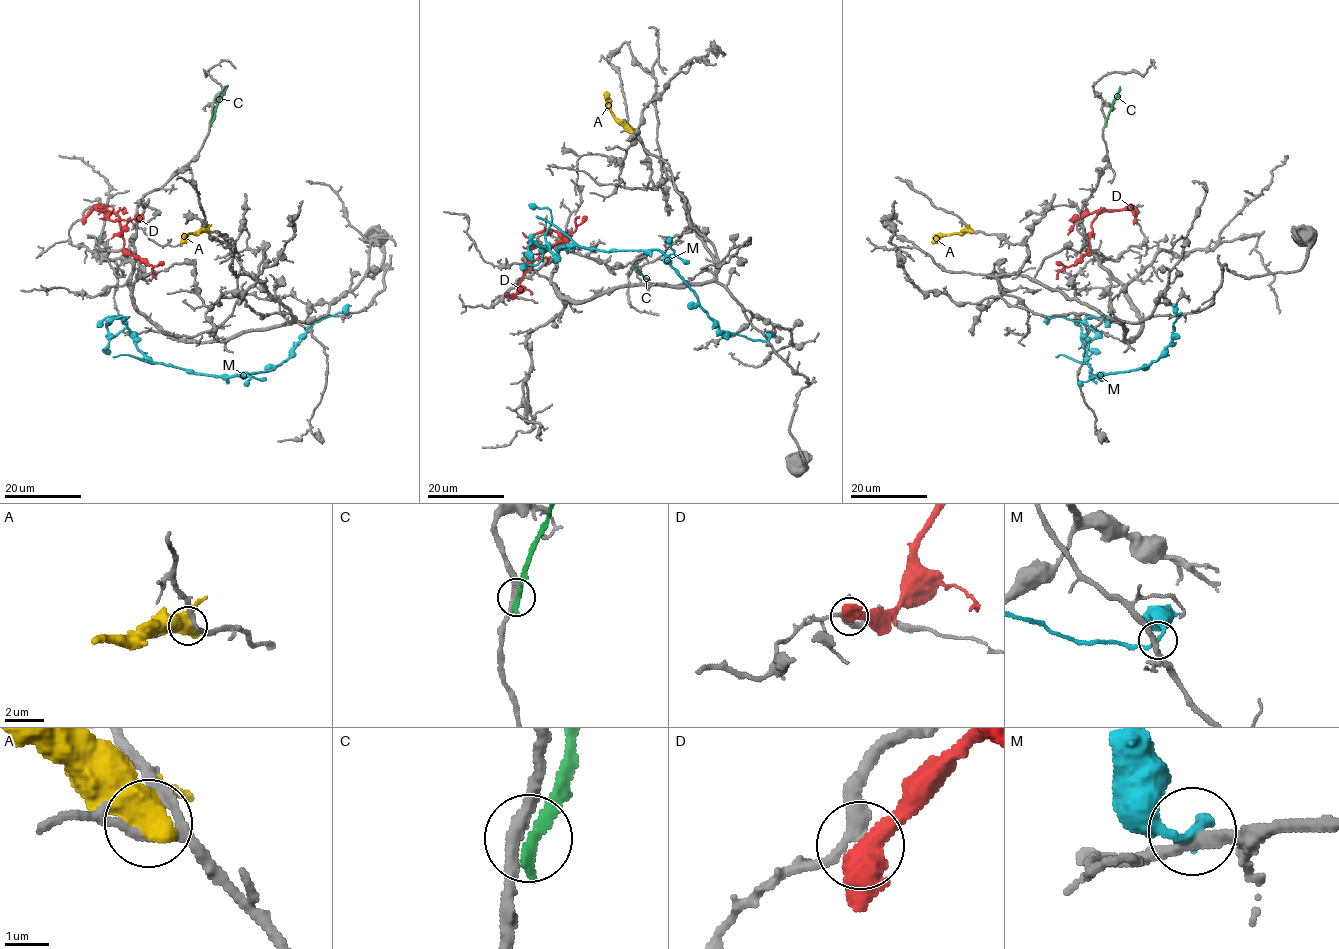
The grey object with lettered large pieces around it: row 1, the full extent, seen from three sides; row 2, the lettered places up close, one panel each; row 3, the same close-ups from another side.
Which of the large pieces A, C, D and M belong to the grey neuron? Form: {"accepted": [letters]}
{"accepted": []}

